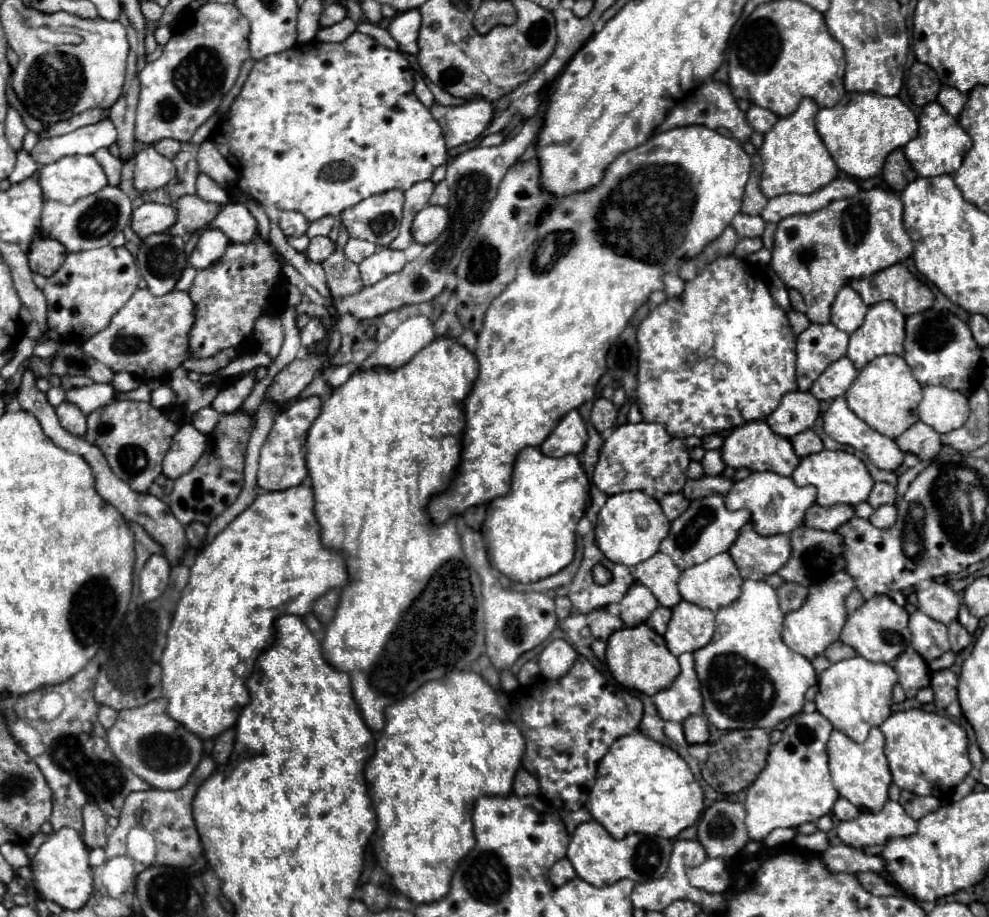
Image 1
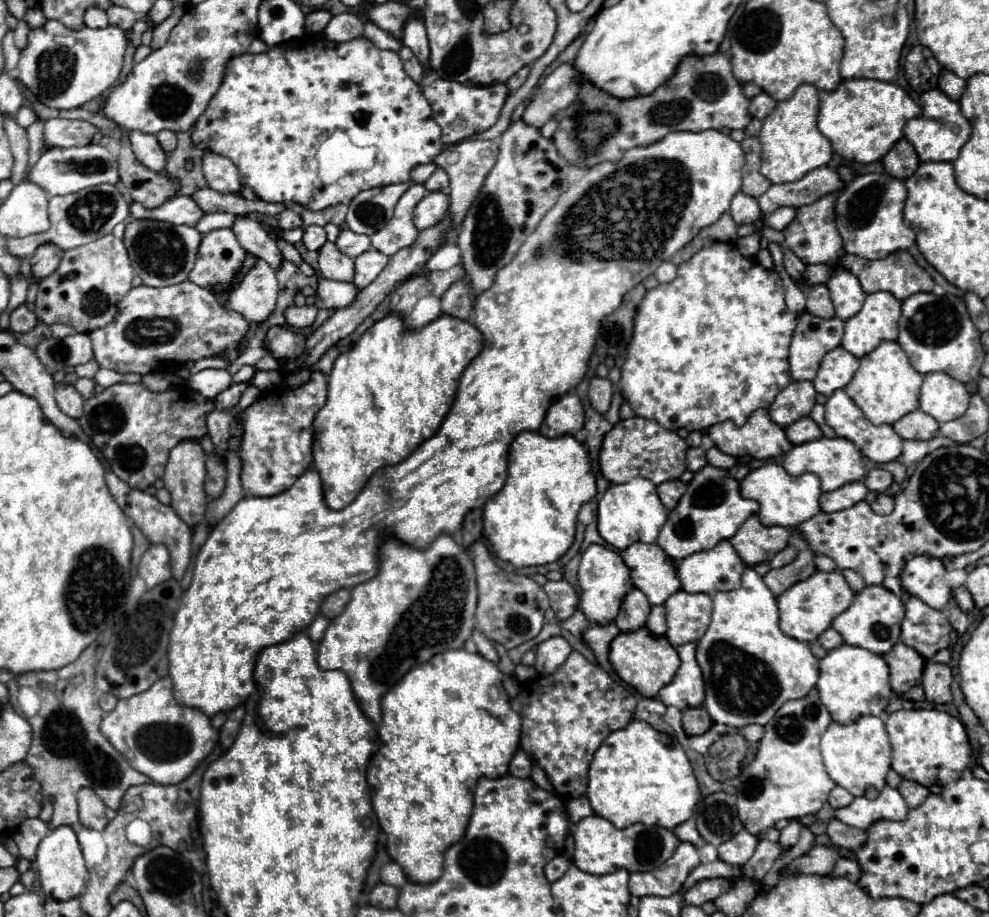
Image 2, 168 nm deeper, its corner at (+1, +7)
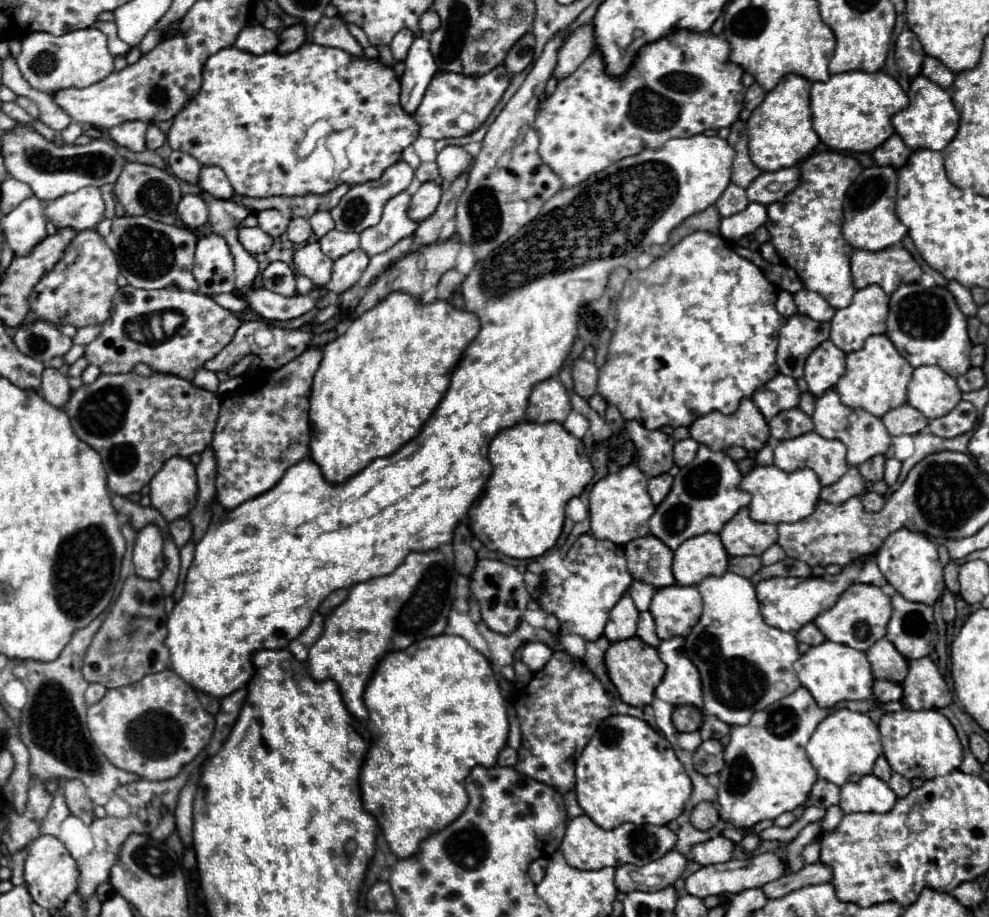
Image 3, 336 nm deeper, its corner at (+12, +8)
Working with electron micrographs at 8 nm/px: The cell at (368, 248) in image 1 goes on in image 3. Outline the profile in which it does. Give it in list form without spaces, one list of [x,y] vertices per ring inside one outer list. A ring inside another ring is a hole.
[[[330,230],[326,236],[322,236],[318,240],[318,244],[328,258],[338,260],[340,256],[344,256],[344,254],[348,254],[360,246],[360,236],[356,236],[356,232]]]

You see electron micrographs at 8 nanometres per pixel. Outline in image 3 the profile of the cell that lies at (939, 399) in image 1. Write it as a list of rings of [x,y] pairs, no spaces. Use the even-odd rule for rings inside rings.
[[[940,366],[914,368],[912,380],[908,382],[908,404],[912,404],[916,410],[920,410],[928,420],[948,414],[960,400],[962,400],[962,392],[960,392],[956,380],[950,374],[946,374]]]

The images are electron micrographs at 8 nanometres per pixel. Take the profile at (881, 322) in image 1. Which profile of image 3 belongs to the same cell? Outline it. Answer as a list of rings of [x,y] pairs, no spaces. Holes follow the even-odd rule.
[[[876,284],[856,290],[852,304],[846,308],[836,310],[832,322],[830,322],[830,340],[844,352],[854,352],[864,346],[864,340],[872,334],[884,334],[886,332],[886,318],[888,318],[888,302],[890,296]]]

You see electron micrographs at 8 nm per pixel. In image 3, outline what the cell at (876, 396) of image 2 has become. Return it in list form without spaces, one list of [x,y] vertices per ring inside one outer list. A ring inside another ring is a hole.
[[[886,334],[870,336],[862,350],[850,352],[846,356],[846,374],[838,380],[836,392],[846,406],[862,408],[874,416],[884,416],[888,410],[906,402],[906,386],[912,378],[912,370],[914,368],[908,364],[908,360],[904,360],[904,356],[900,356]]]

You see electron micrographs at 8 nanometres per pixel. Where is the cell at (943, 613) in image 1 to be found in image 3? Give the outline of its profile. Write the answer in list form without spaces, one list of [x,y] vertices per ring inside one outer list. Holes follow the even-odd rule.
[[[900,528],[892,532],[876,552],[876,564],[886,580],[900,592],[906,600],[916,600],[922,604],[934,604],[944,592],[944,578],[942,578],[942,564],[938,560],[936,544],[920,532]]]

